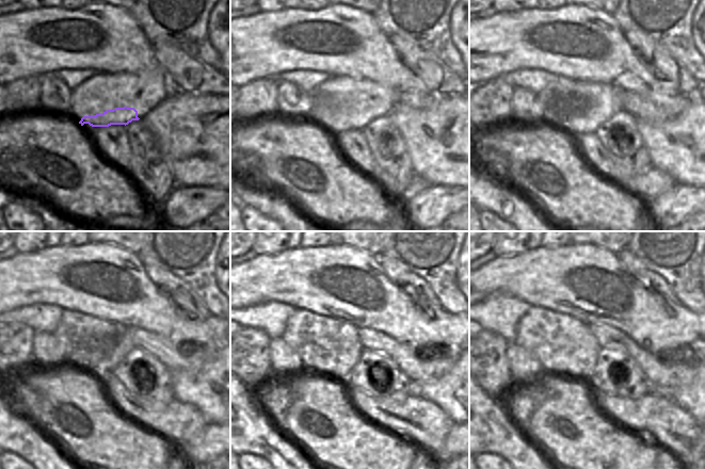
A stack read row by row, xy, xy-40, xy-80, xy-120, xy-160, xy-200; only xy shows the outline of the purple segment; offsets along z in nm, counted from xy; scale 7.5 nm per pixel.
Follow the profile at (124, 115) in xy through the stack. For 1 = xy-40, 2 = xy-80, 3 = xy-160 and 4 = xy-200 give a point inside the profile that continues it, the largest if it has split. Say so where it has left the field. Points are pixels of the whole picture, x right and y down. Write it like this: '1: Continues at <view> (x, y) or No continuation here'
1: Continues at xy-40 (356, 118)
2: Continues at xy-80 (578, 122)
3: Continues at xy-160 (330, 345)
4: Continues at xy-200 (563, 344)

